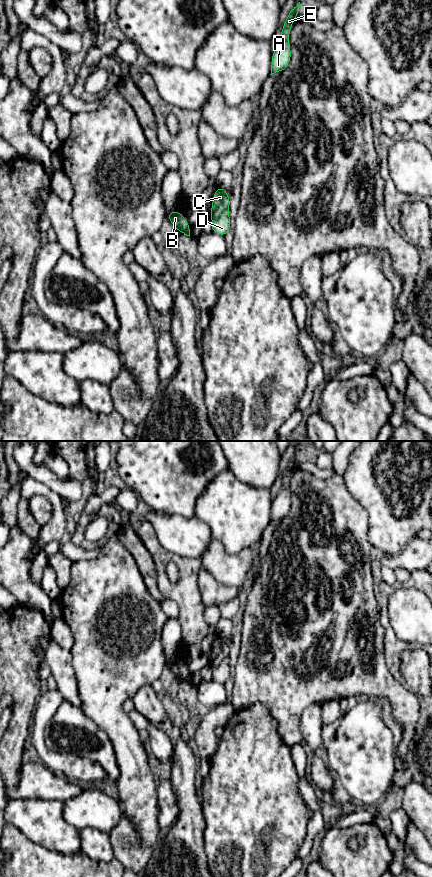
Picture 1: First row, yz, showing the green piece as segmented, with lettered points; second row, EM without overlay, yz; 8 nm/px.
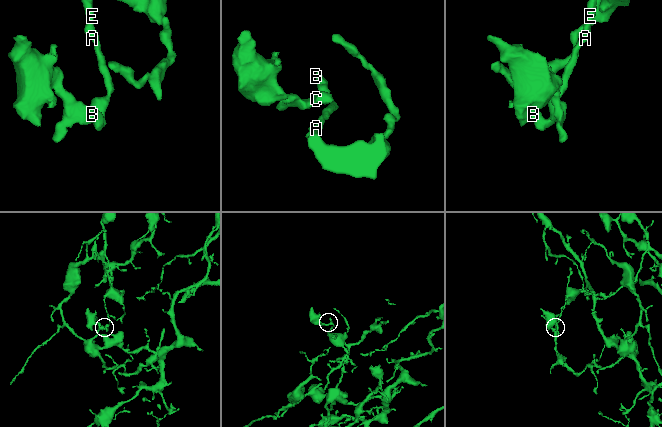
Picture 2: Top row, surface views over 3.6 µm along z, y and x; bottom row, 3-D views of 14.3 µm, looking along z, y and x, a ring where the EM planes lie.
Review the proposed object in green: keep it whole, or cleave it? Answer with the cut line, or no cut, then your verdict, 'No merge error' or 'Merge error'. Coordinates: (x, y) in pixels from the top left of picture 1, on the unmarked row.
Split along yz (228, 655), (212, 668). Merge error

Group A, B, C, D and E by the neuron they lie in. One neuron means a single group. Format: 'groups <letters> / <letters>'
groups A B C E / D

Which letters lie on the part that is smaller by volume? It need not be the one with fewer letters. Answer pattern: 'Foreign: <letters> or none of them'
Foreign: D

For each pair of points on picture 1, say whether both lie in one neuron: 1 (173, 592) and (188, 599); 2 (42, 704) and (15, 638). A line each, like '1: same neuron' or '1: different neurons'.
1: same neuron
2: different neurons

